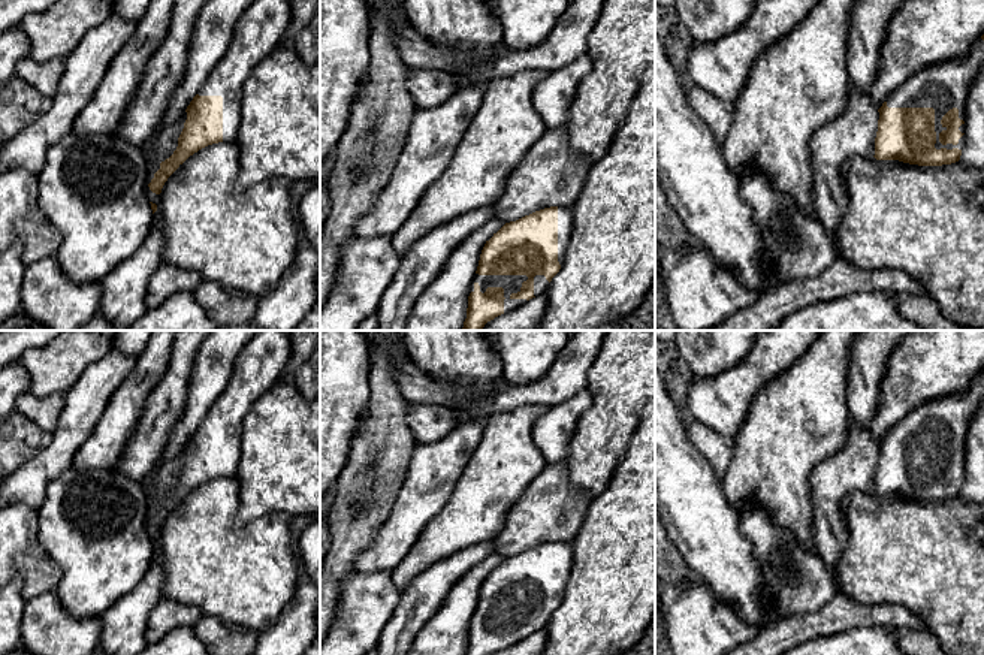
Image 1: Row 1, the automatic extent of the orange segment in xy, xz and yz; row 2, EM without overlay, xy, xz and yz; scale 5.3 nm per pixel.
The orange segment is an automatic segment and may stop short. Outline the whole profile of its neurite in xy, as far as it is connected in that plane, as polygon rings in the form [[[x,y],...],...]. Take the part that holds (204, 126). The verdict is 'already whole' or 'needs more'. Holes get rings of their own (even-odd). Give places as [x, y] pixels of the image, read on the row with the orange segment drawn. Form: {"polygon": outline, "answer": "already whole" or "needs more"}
{"polygon": [[[254,0],[239,16],[226,54],[185,109],[176,150],[148,184],[153,193],[160,194],[167,178],[199,150],[236,141],[244,84],[259,61],[284,40],[290,22],[287,0]]], "answer": "needs more"}

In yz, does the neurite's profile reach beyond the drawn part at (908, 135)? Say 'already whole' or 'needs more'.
needs more

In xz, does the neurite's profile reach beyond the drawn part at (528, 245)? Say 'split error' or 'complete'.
split error

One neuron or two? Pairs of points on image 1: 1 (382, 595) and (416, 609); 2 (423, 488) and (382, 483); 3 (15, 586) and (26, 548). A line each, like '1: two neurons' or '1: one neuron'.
1: two neurons
2: two neurons
3: two neurons

